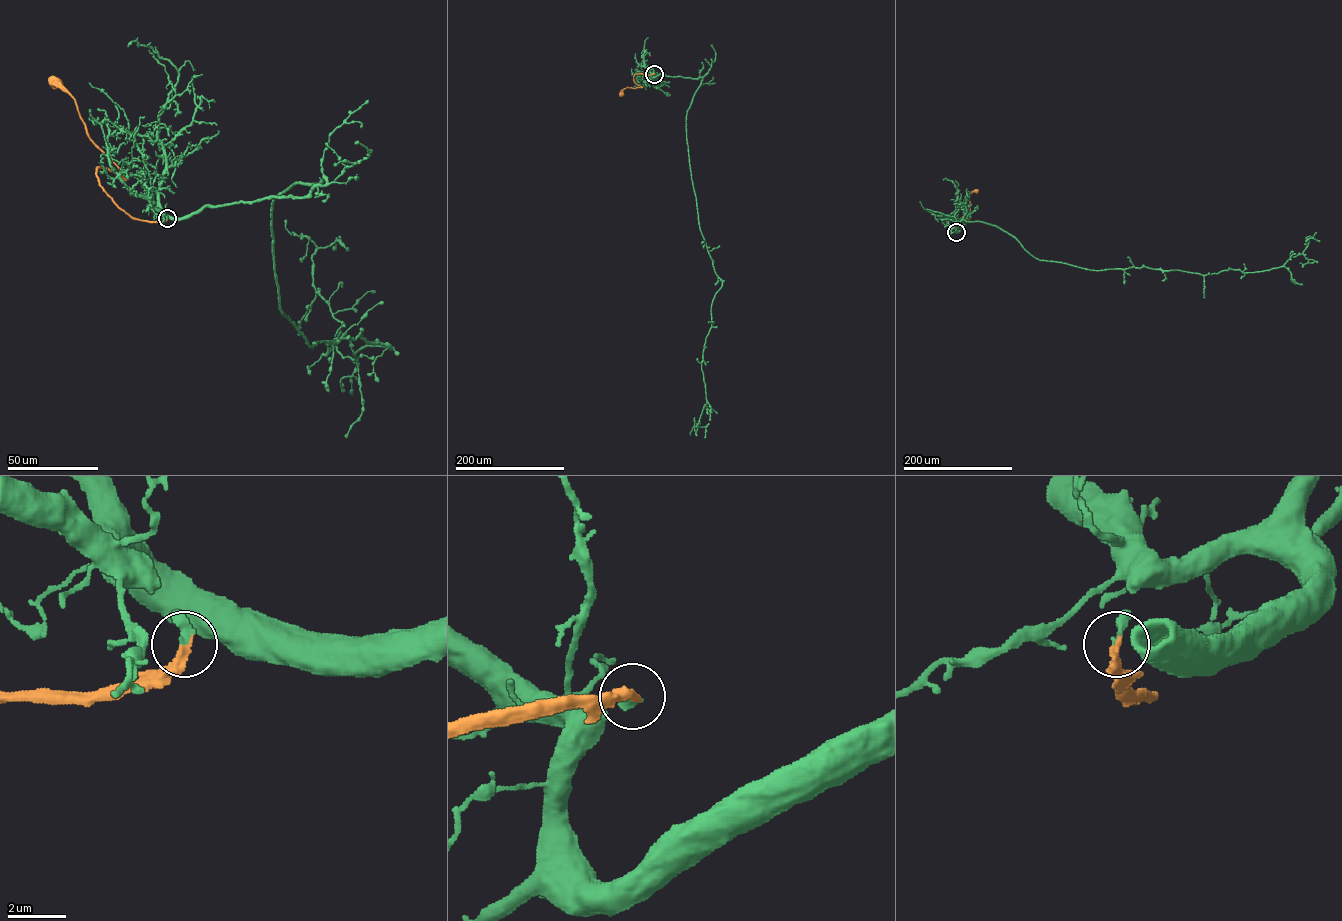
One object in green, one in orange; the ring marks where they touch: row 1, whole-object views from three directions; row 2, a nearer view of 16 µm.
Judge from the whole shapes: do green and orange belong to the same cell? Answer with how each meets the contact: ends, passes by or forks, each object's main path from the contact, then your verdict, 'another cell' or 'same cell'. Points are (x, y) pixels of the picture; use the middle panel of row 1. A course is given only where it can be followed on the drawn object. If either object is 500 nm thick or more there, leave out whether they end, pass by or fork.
green ends there; orange ends there; green runs (654, 74), (702, 78), (687, 113), (686, 140), (699, 228), (722, 286), (701, 364), (707, 403), (690, 434); orange runs (654, 74), (635, 74), (634, 81), (642, 87), (627, 87), (621, 94); same cell

